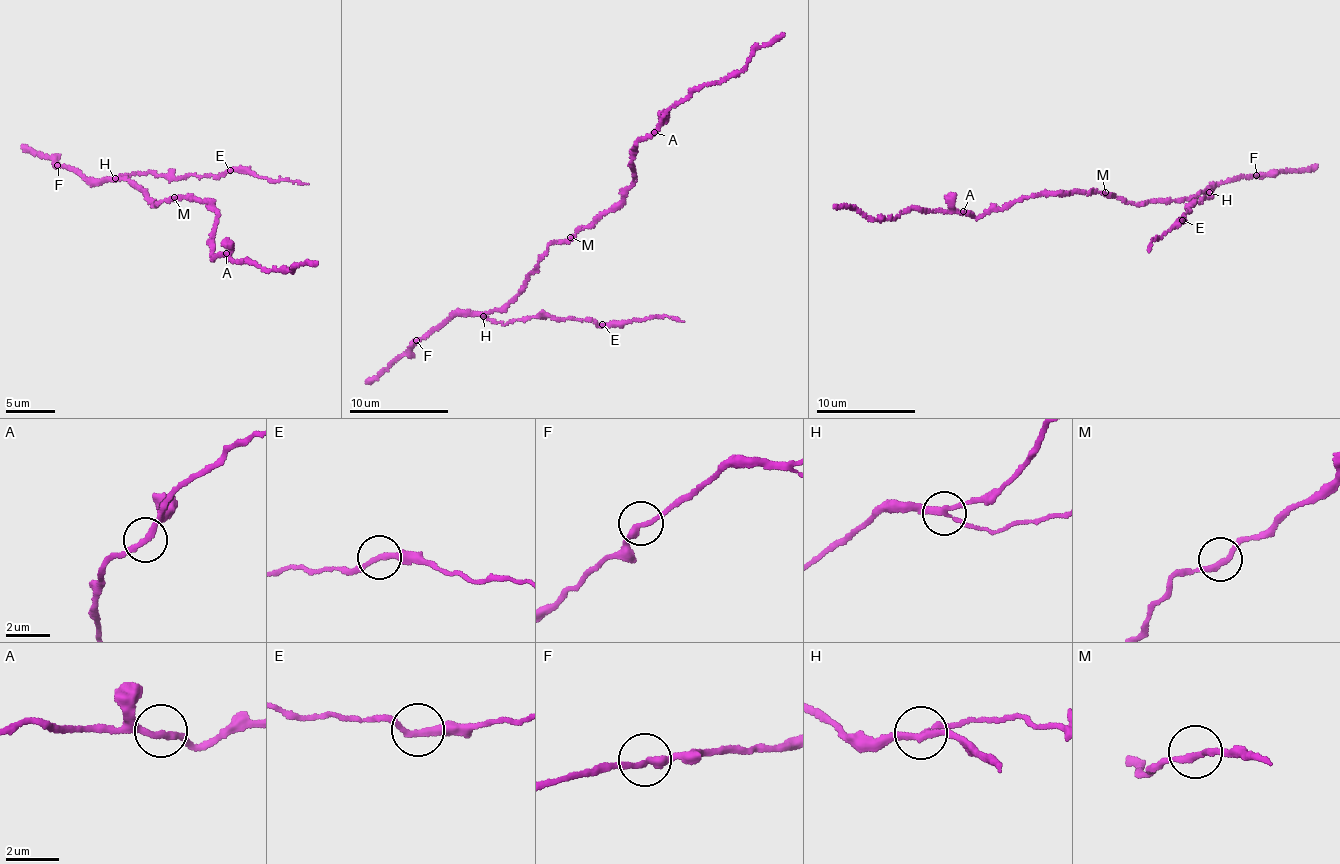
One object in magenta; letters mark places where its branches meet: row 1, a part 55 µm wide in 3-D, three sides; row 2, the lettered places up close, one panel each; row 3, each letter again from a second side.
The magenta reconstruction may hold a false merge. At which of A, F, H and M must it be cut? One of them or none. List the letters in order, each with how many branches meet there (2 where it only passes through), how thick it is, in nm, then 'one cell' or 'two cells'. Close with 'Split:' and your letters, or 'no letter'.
A: branches 2; calibre 240 nm; one cell
F: branches 2; calibre 260 nm; one cell
H: branches 3; calibre 200 nm; two cells
M: branches 2; calibre 240 nm; one cell
Split: H

